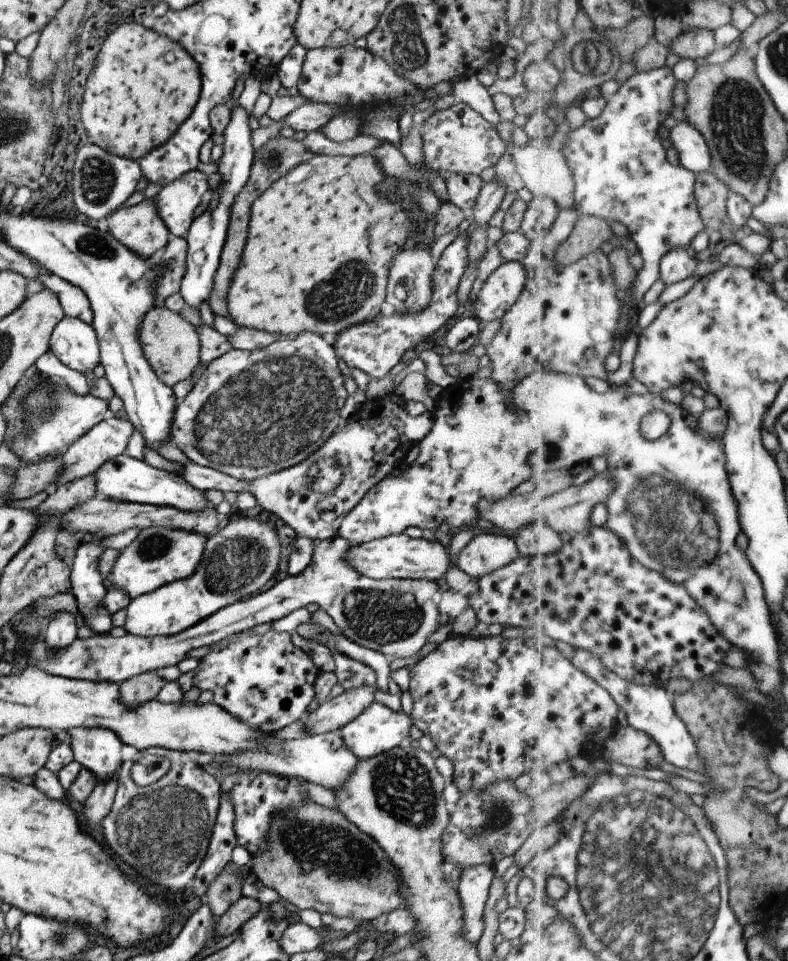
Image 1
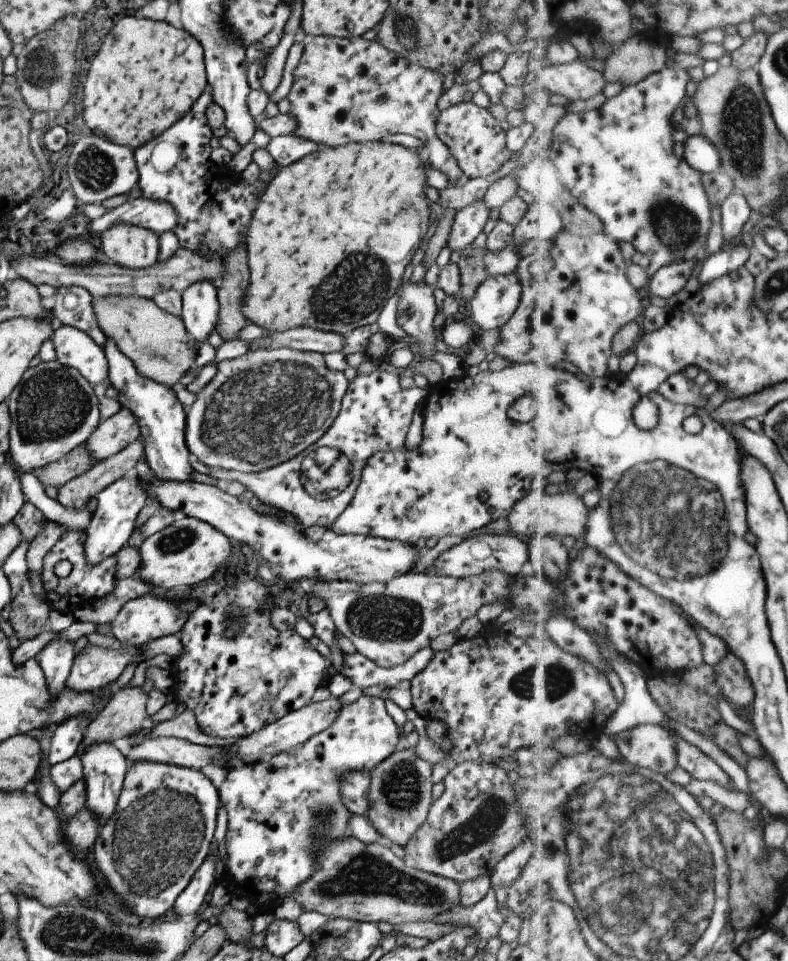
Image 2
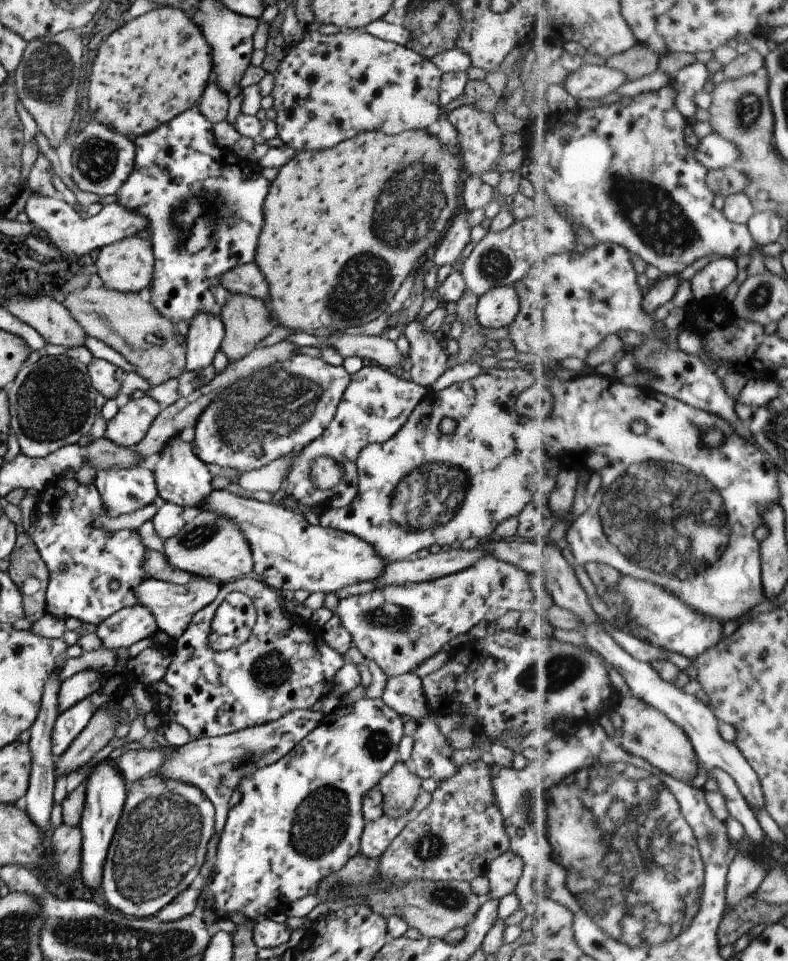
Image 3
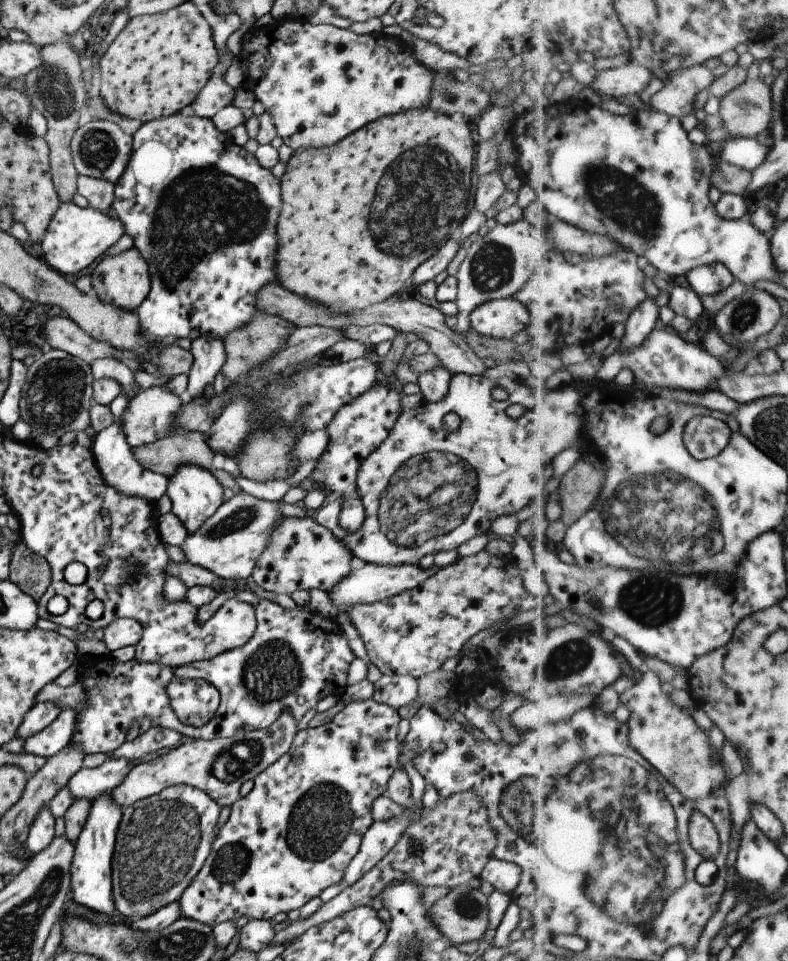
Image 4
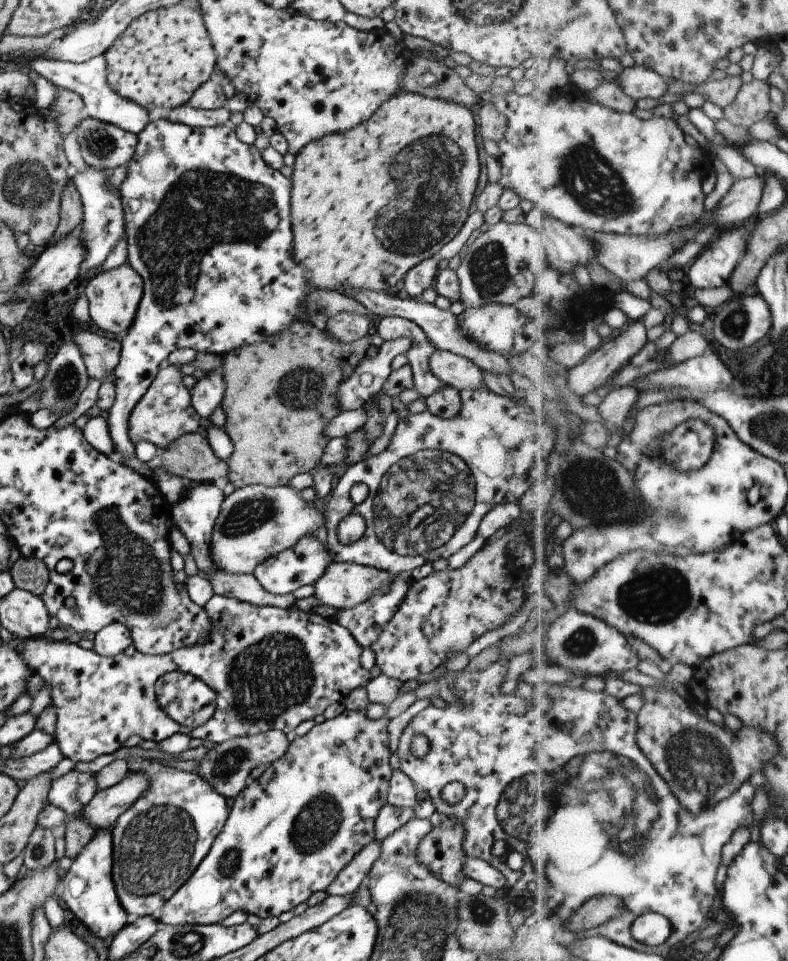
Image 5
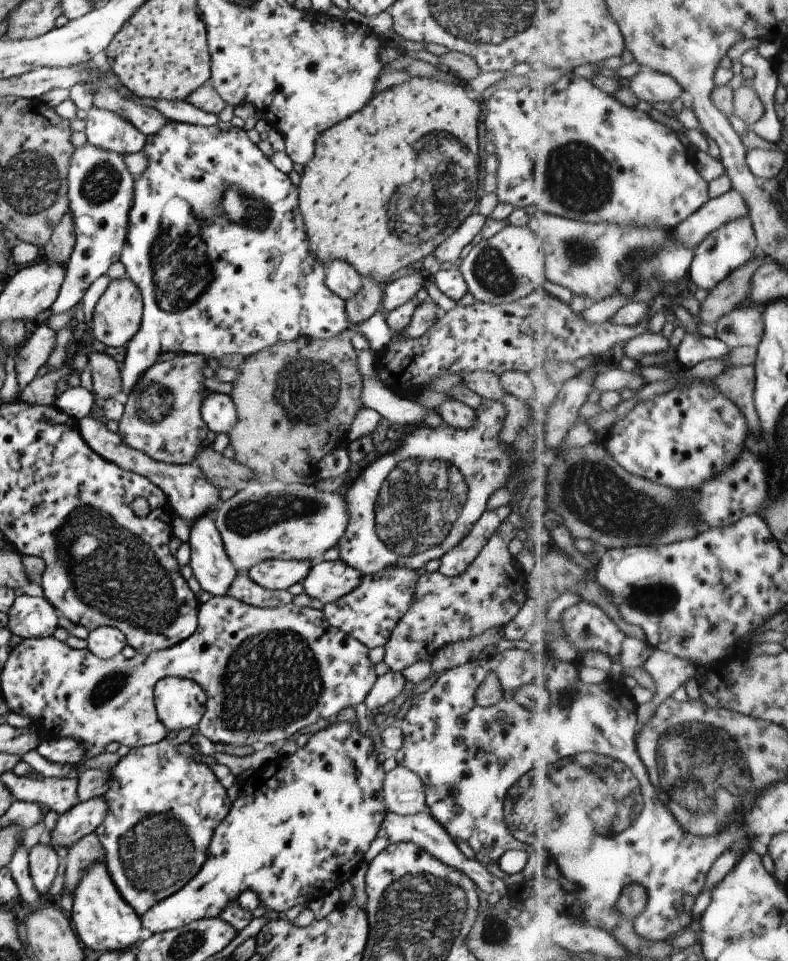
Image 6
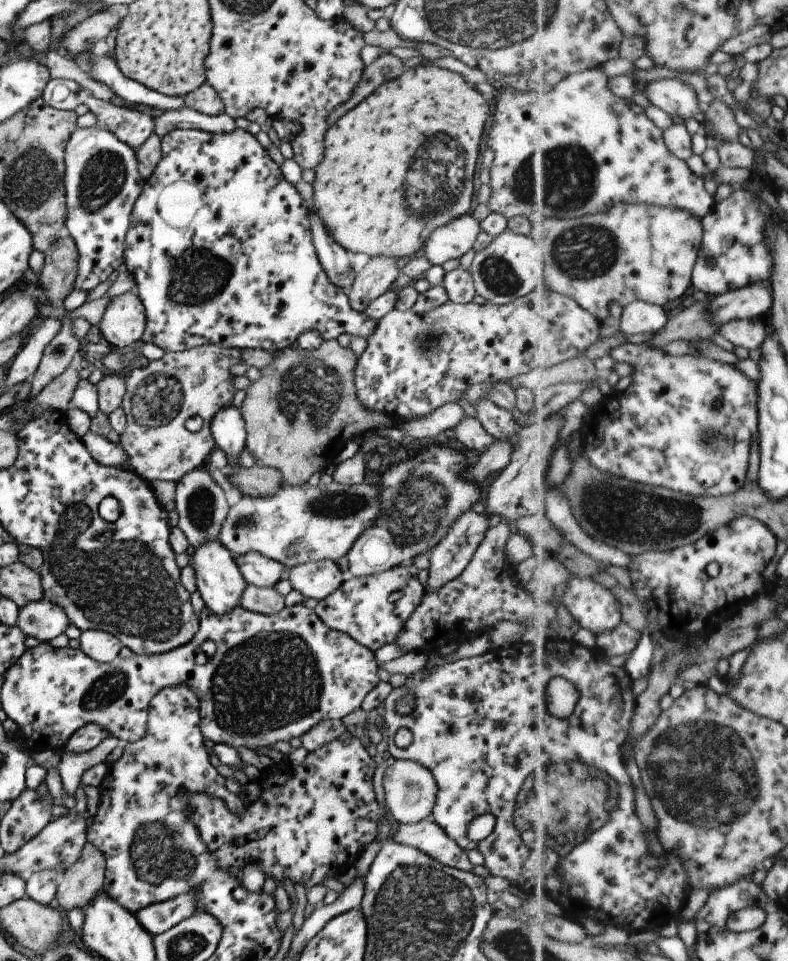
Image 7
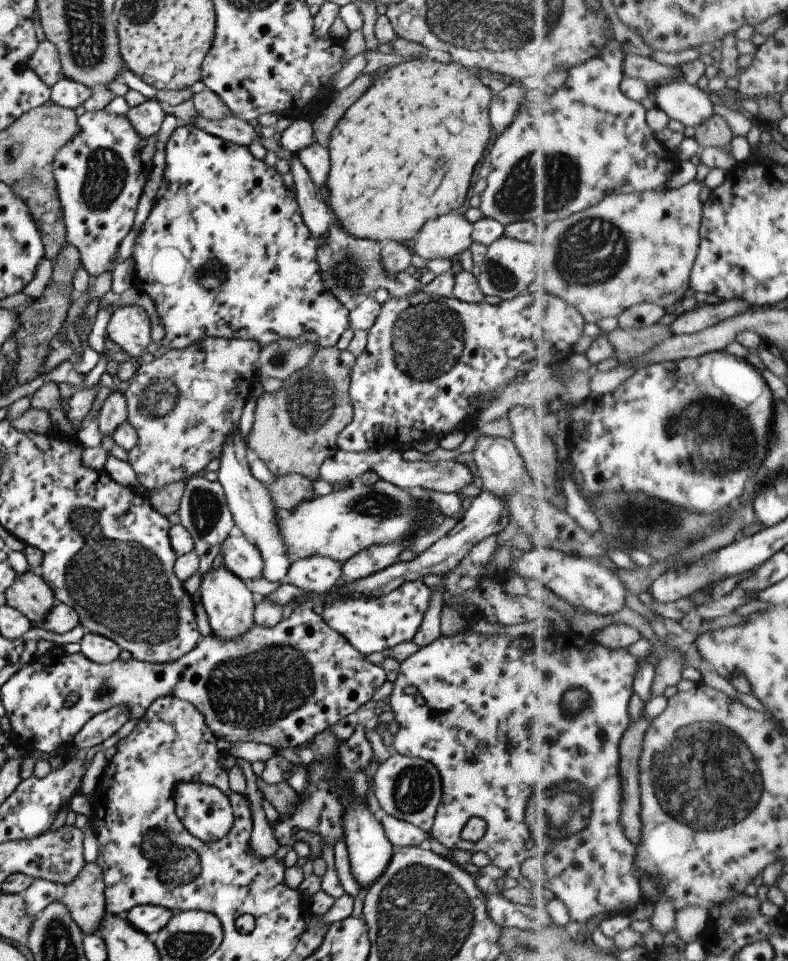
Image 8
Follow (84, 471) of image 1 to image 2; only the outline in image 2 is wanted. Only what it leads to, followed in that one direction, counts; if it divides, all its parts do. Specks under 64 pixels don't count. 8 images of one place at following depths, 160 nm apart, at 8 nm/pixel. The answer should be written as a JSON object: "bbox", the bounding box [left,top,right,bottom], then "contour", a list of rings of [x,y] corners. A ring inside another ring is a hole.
{"bbox":[84,407,140,461],"contour":[[[123,407],[103,420],[84,440],[84,449],[95,461],[117,454],[122,448],[140,436],[140,430],[134,414]]]}

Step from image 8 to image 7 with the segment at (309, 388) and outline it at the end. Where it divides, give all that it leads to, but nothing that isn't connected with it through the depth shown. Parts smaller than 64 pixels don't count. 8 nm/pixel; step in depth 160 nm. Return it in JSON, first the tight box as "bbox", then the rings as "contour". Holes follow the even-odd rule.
{"bbox":[240,339,395,485],"contour":[[[337,339],[321,341],[317,348],[310,351],[301,349],[293,344],[289,347],[285,347],[282,350],[274,351],[273,358],[259,371],[259,378],[255,381],[251,381],[251,384],[245,388],[244,401],[240,406],[240,415],[244,420],[245,442],[244,448],[254,458],[254,464],[260,467],[267,467],[278,470],[280,472],[280,478],[285,485],[303,485],[309,480],[309,476],[313,472],[319,472],[324,470],[330,464],[334,465],[337,460],[338,454],[344,447],[344,444],[351,438],[359,435],[360,433],[366,433],[379,427],[391,427],[394,425],[395,420],[387,413],[379,411],[369,410],[364,407],[360,400],[356,397],[356,390],[354,389],[354,368],[356,365],[356,356],[349,347],[341,347],[337,343]]]}

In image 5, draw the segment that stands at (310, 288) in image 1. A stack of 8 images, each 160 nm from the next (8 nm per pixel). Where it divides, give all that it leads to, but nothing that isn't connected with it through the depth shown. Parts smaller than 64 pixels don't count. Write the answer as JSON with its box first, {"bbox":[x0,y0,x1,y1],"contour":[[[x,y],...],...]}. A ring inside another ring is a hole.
{"bbox":[288,92,479,292],"contour":[[[399,92],[399,94],[382,102],[364,123],[359,123],[342,133],[322,136],[317,140],[308,142],[299,150],[298,154],[294,156],[290,176],[290,209],[288,215],[291,218],[291,234],[293,234],[291,252],[294,261],[304,268],[307,282],[311,287],[326,291],[389,292],[395,283],[401,281],[404,274],[411,270],[412,266],[425,258],[436,255],[446,242],[455,238],[455,233],[460,229],[468,215],[467,210],[471,210],[471,196],[475,194],[479,172],[479,154],[477,154],[477,146],[475,146],[473,110],[455,103],[430,99],[417,93]],[[397,152],[399,152],[399,166],[401,166],[399,180],[397,180],[397,156],[395,156]]]}

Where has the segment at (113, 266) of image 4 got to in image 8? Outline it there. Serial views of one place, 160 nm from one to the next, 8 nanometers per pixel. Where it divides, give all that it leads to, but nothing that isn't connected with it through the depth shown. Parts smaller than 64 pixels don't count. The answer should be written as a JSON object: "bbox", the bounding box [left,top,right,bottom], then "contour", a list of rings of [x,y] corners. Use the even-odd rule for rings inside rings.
{"bbox":[106,305,151,359],"contour":[[[124,305],[115,307],[111,312],[106,325],[106,337],[115,342],[117,346],[120,346],[129,356],[138,359],[140,352],[150,342],[150,330],[151,325],[149,324],[149,317],[140,306]]]}

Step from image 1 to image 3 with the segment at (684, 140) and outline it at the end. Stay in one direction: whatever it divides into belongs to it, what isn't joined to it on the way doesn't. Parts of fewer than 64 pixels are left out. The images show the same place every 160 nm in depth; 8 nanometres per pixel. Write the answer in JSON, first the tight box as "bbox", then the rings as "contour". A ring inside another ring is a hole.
{"bbox":[694,132,740,170],"contour":[[[715,132],[700,140],[699,146],[694,148],[694,154],[709,170],[731,167],[732,162],[740,159],[739,147]]]}

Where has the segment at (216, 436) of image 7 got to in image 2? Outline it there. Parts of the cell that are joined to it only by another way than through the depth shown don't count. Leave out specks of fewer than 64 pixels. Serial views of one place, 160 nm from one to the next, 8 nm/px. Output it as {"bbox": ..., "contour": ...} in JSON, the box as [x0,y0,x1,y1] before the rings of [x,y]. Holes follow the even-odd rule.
{"bbox":[180,281,218,348],"contour":[[[211,281],[193,282],[186,289],[183,289],[180,294],[182,300],[182,309],[180,317],[189,335],[189,338],[196,342],[196,348],[200,342],[206,341],[209,332],[214,329],[218,302],[216,299],[216,288],[212,285]]]}

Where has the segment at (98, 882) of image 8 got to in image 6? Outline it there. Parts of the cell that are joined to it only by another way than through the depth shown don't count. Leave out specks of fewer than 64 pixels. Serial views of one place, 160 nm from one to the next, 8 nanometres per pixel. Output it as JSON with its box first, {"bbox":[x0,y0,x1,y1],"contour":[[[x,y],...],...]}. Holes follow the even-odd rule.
{"bbox":[62,833,104,893],"contour":[[[89,833],[70,844],[66,851],[67,862],[62,889],[70,893],[77,884],[81,873],[92,862],[103,860],[104,850],[97,835]]]}

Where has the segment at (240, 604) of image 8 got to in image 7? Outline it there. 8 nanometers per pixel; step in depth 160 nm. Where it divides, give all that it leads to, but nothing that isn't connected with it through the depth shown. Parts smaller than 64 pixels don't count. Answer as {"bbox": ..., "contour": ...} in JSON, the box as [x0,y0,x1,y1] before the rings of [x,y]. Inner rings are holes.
{"bbox":[189,539,245,614],"contour":[[[217,539],[208,540],[196,546],[190,556],[189,564],[193,568],[196,590],[204,605],[213,614],[225,614],[239,605],[245,582],[236,565],[235,557]]]}

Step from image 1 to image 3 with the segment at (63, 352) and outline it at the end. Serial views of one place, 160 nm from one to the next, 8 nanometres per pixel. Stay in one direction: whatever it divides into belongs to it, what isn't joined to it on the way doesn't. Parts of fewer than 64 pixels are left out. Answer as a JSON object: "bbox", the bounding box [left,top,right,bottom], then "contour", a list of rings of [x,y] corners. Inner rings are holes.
{"bbox":[86,359,127,401],"contour":[[[93,359],[86,366],[92,388],[112,401],[127,373],[102,359]]]}

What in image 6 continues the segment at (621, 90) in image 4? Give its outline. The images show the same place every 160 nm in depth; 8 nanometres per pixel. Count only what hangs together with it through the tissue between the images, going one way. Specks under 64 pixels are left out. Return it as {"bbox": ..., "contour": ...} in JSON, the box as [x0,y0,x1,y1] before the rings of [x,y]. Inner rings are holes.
{"bbox":[626,66,684,107],"contour":[[[640,66],[638,73],[626,83],[639,100],[644,100],[655,107],[667,107],[684,91],[671,75],[649,69],[648,66]]]}

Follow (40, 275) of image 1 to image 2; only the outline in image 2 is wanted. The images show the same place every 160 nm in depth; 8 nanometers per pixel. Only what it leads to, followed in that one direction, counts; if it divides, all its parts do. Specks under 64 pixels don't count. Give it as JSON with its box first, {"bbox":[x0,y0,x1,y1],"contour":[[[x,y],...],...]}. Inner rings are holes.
{"bbox":[50,286,104,348],"contour":[[[60,286],[55,289],[54,297],[50,310],[56,323],[85,331],[102,348],[104,334],[98,327],[89,292],[80,286]]]}

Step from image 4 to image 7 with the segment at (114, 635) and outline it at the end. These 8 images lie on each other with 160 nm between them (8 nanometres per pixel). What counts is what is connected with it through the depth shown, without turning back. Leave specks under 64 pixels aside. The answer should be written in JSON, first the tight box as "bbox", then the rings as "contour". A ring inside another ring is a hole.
{"bbox":[78,630,122,663],"contour":[[[86,630],[78,637],[79,648],[98,663],[108,663],[118,656],[122,644],[118,638],[104,630]]]}

